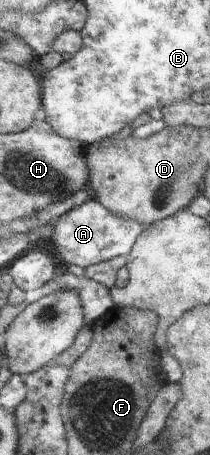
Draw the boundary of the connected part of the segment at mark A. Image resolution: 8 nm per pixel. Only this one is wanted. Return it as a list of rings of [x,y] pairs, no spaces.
[[[91,194],[84,197],[79,206],[72,208],[52,222],[49,227],[50,238],[57,248],[56,252],[61,254],[61,258],[67,264],[76,264],[83,269],[121,255],[126,256],[133,248],[137,237],[146,228],[131,219],[113,214]]]

